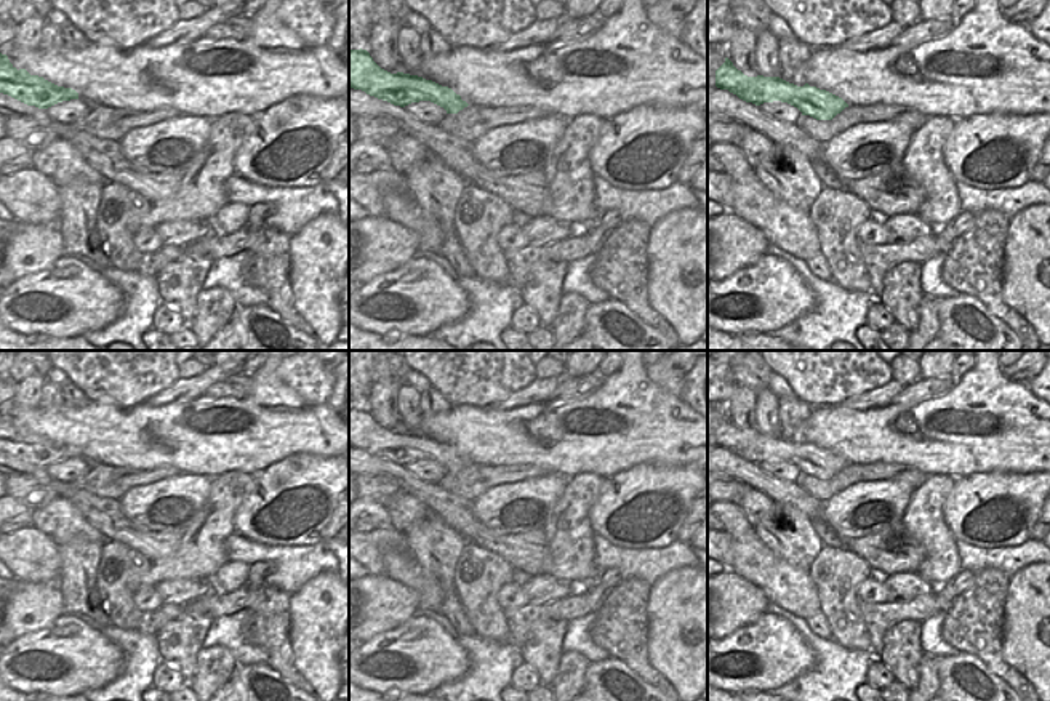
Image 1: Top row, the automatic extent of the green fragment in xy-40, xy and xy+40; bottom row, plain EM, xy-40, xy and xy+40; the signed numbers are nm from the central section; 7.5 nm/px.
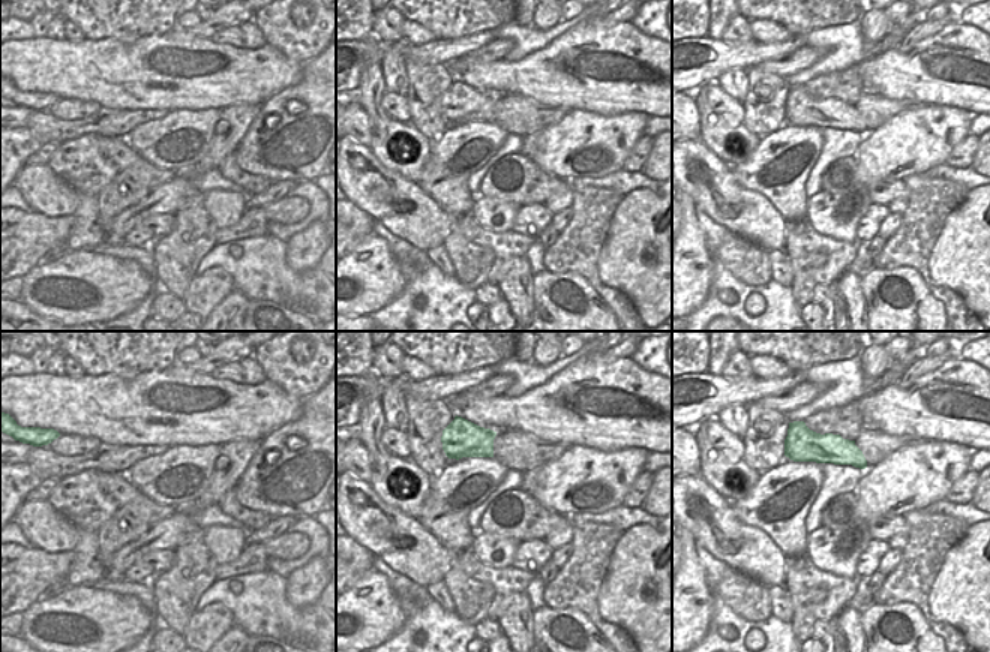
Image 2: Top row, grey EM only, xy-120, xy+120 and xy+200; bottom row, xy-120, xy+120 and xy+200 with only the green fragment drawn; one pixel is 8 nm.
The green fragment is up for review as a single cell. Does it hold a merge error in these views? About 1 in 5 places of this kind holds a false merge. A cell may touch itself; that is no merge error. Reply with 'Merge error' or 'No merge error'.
No merge error

